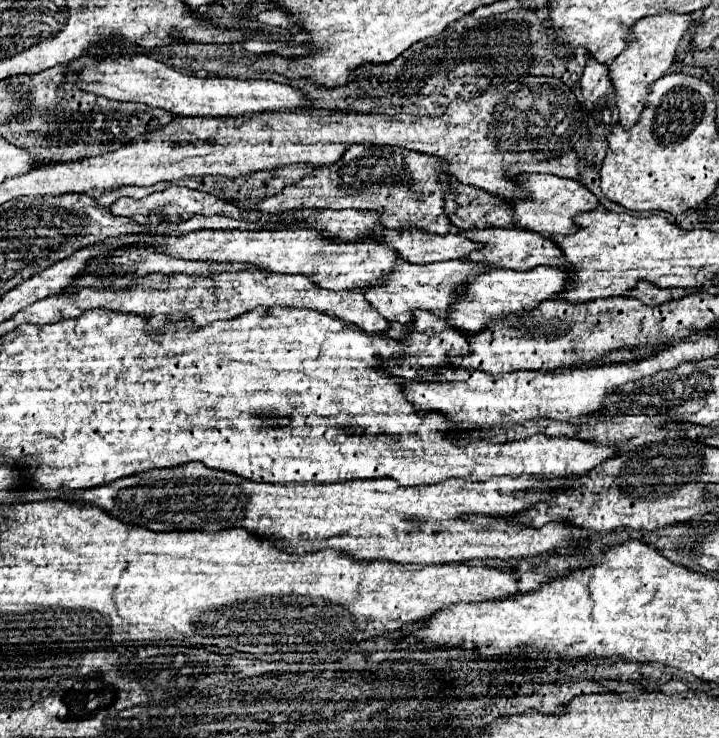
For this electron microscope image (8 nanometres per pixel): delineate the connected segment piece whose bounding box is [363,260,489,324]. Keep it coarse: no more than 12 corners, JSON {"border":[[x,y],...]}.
{"border":[[467,260],[397,262],[363,294],[385,320],[445,314],[465,280],[489,266]]}

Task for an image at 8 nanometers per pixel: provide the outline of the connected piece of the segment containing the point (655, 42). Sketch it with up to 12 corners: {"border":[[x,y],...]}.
{"border":[[689,14],[631,28],[611,62],[619,124],[637,124],[647,88],[675,68]]}

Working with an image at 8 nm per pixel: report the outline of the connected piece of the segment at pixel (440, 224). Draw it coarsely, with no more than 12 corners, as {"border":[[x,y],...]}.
{"border":[[351,146],[261,210],[373,210],[449,234],[449,174],[397,146]]}

